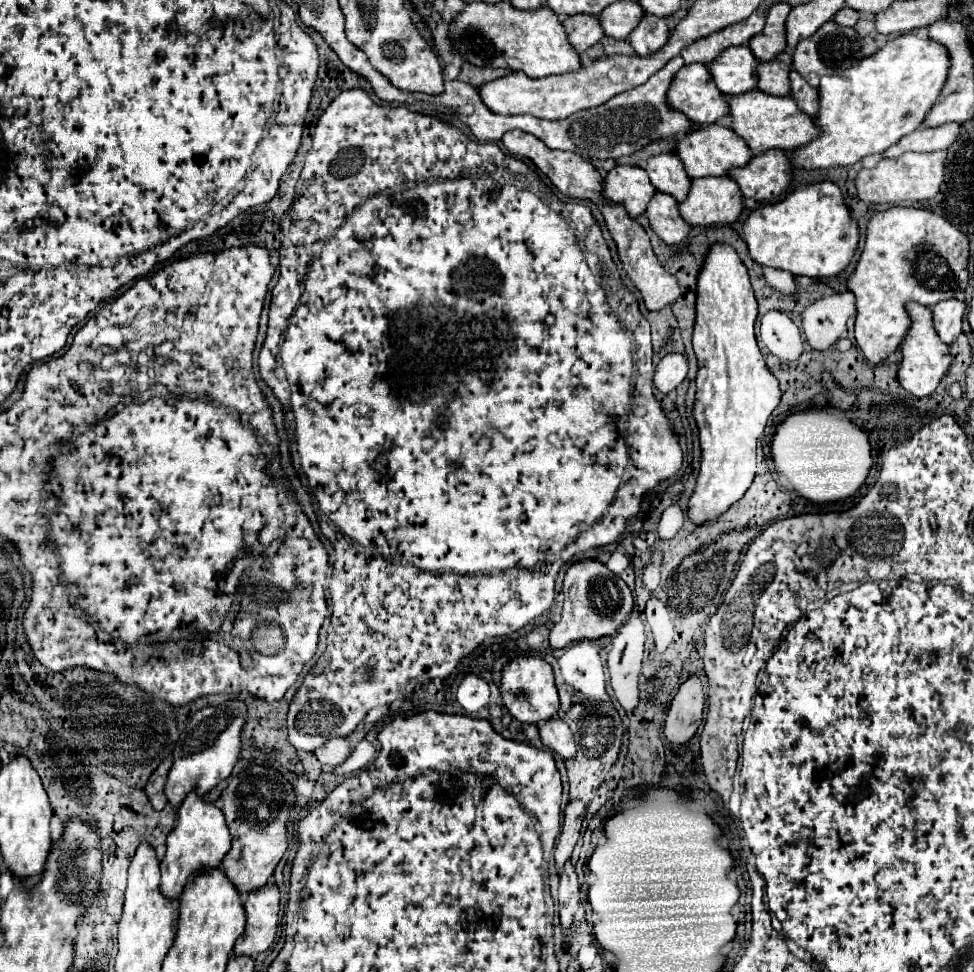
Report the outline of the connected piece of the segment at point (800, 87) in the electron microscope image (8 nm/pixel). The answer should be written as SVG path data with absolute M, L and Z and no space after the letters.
M796 70L790 72L790 82L792 82L792 98L796 100L800 110L804 110L810 116L814 116L820 110L818 90L812 88L800 74L796 74Z

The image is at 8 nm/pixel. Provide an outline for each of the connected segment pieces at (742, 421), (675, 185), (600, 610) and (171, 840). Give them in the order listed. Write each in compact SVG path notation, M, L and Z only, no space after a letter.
M714 244L698 276L696 328L692 334L692 344L698 358L698 376L696 376L698 390L696 390L696 402L692 412L700 432L702 464L700 464L696 490L688 502L688 514L690 520L696 524L714 520L744 496L744 492L748 490L748 486L756 476L758 438L764 432L768 416L778 406L782 396L778 388L778 380L766 368L766 362L756 344L756 336L754 336L756 316L758 316L758 304L750 286L746 266L740 262L734 248Z
M660 154L648 160L646 172L658 192L674 196L678 202L688 196L690 176L684 172L684 164L676 154Z
M582 560L572 564L564 576L564 608L560 622L550 630L550 646L554 650L572 646L582 640L598 640L618 632L632 614L634 596L628 584L612 574L598 560Z
M190 792L184 802L178 808L178 818L174 824L174 830L166 838L166 854L162 858L162 880L160 880L160 892L164 896L176 898L186 880L200 868L216 868L220 866L220 860L230 850L230 832L224 824L224 814L220 808L216 808L212 802L208 802L204 796L196 796L196 792Z

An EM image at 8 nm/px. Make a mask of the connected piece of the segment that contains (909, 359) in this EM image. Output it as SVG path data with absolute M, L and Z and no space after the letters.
M914 302L908 304L906 308L908 308L910 316L912 316L912 328L910 328L908 336L904 338L904 342L900 346L902 366L900 366L900 372L898 372L898 380L900 380L904 390L908 390L910 394L922 398L922 396L930 396L938 388L940 380L950 370L952 356L950 356L950 348L940 340L940 336L936 336L930 308L914 304Z

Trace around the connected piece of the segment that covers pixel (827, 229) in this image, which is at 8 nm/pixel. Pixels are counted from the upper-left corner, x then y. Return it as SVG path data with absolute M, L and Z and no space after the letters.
M834 182L798 186L784 200L754 210L744 224L742 236L752 260L760 266L810 278L832 278L844 272L860 242L858 222Z

